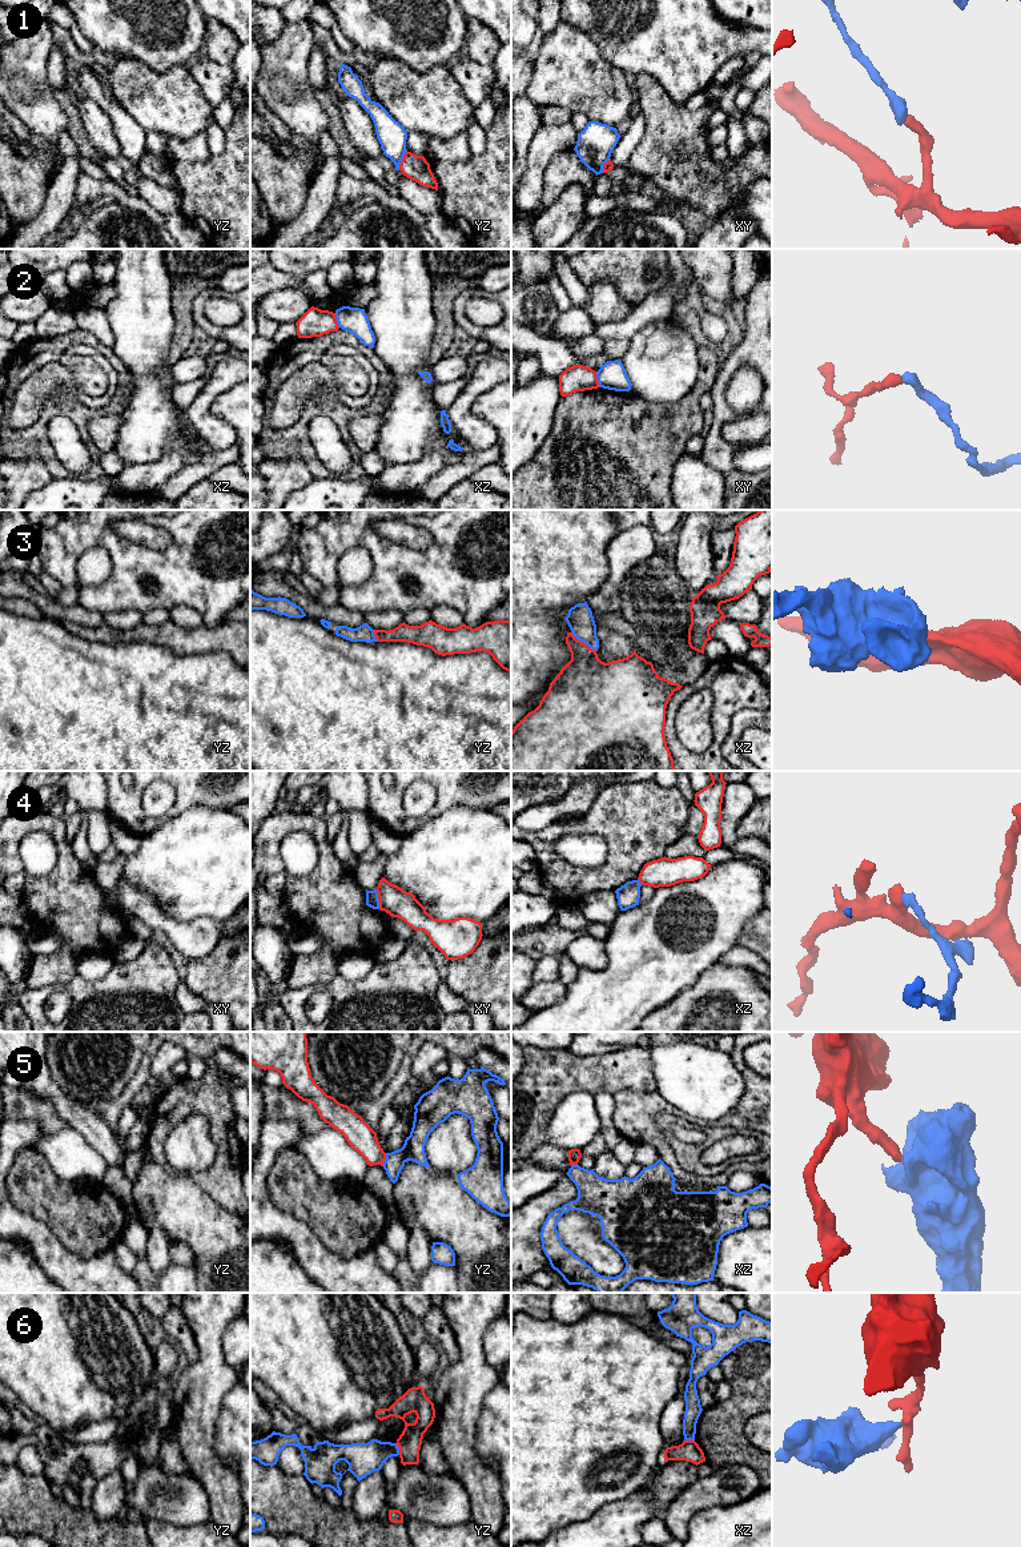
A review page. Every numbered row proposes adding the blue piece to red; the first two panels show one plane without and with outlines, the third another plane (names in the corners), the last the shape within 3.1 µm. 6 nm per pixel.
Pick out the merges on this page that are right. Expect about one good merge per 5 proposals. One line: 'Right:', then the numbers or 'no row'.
Right: 3

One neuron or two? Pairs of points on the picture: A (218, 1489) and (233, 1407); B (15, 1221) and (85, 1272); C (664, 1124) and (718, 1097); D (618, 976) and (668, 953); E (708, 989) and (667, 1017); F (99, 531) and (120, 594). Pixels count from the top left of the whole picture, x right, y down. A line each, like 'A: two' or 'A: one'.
A: two
B: one
C: two
D: one
E: one
F: one

